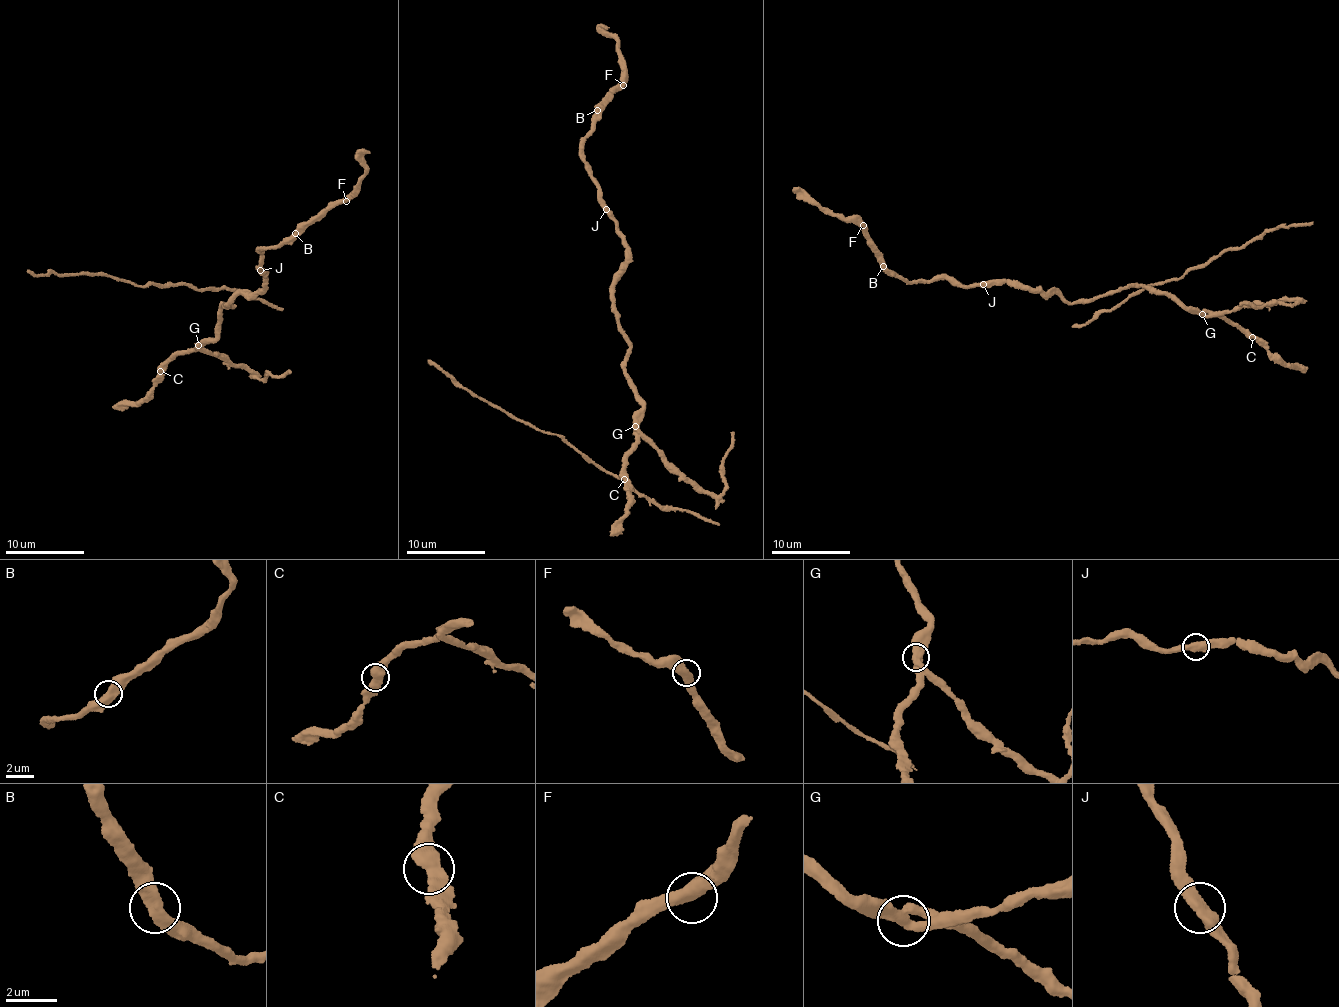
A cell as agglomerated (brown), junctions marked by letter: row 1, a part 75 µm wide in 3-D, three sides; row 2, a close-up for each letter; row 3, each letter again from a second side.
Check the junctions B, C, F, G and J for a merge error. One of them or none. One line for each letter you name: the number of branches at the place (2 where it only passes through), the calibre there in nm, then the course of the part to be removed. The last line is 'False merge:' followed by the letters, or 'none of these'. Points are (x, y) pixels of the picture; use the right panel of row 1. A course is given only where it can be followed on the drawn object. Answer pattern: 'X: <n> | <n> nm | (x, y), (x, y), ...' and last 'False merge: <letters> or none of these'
G: 2 | 500 nm
False merge: G

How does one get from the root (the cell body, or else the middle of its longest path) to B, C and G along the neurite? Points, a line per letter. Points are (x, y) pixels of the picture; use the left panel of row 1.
B: (230, 307), (227, 307), (242, 292), (266, 286), (268, 274), (259, 268), (263, 261), (259, 250), (295, 233)
C: (230, 307), (227, 305), (219, 308), (220, 317), (214, 339), (178, 353), (160, 371)
G: (230, 307), (227, 305), (219, 308), (220, 317), (214, 339), (198, 345)

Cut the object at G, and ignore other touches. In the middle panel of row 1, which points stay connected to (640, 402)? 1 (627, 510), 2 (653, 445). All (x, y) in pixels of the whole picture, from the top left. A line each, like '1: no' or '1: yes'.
1: yes
2: no

